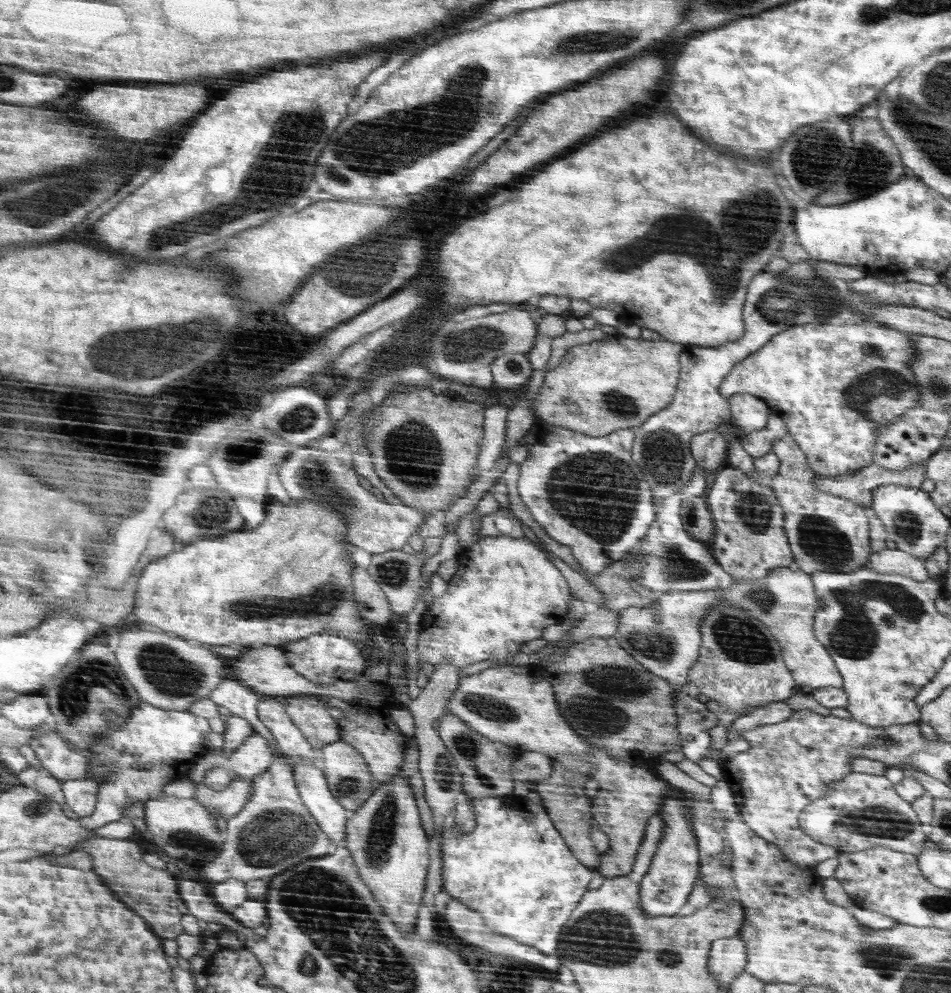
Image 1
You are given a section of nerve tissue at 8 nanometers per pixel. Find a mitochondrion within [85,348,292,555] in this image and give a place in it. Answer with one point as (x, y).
(245, 449)

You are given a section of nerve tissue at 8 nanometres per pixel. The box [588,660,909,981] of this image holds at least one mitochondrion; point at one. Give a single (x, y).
(877, 741)

